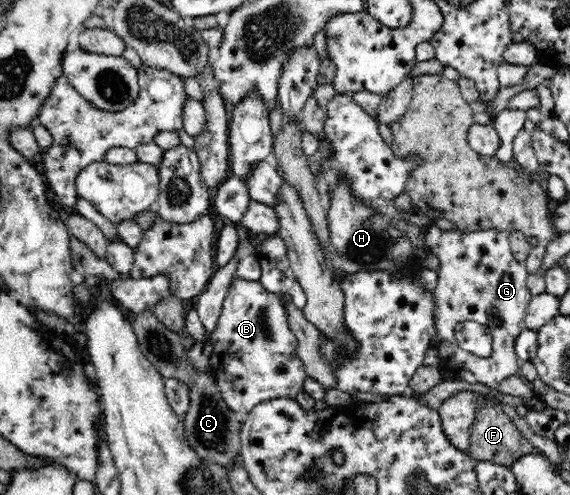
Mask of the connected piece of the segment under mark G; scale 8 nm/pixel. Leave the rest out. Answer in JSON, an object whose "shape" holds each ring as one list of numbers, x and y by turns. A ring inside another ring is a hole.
{"shape":[[435,221,424,227,425,247,427,252,437,255,440,267,437,287,433,291,437,300,435,318,437,318,437,336,433,347,438,352,441,369,449,369,455,373,455,377,464,379,469,383,483,383,487,387,498,389,499,384,507,377,520,373,521,361,514,349,517,337,525,330,525,319,529,304,532,300,531,292,527,287,527,267,524,263,515,260,510,248,509,232,497,229,485,229,485,231,473,233,461,233,456,228,450,231,441,231],[462,321,475,321,485,328,492,336,492,351,487,357,479,357,459,348,455,337,455,325]]}

